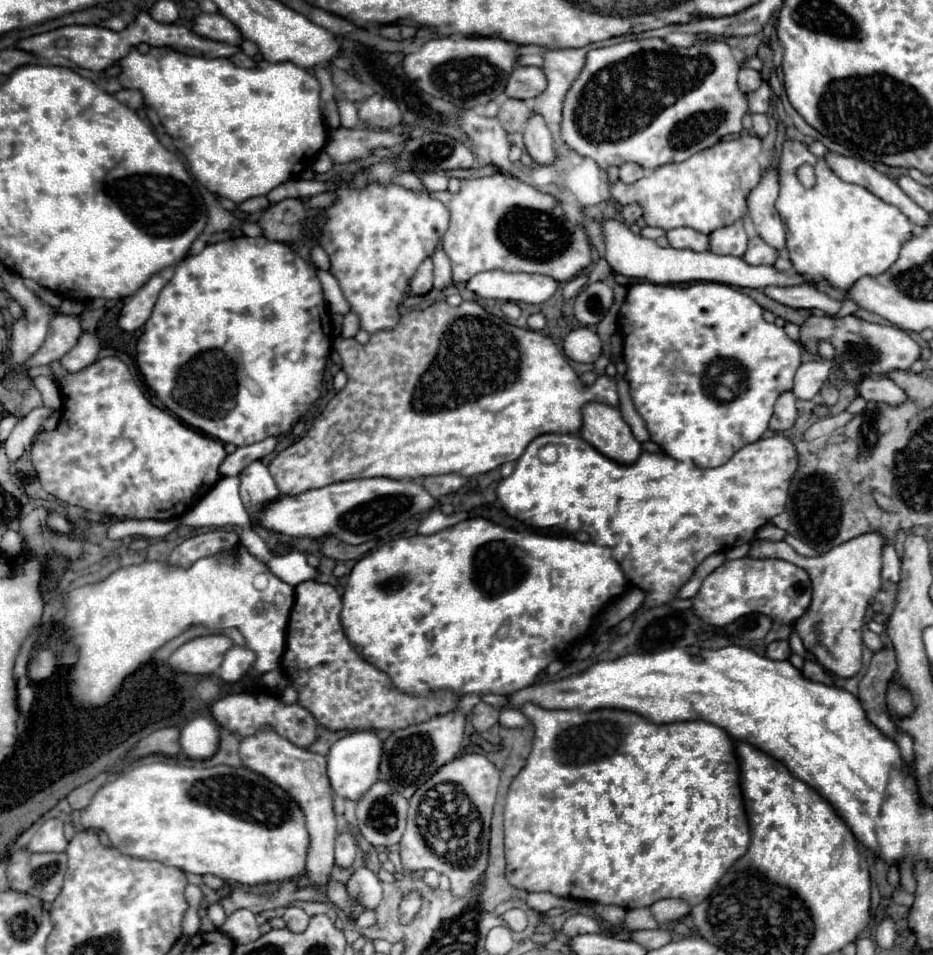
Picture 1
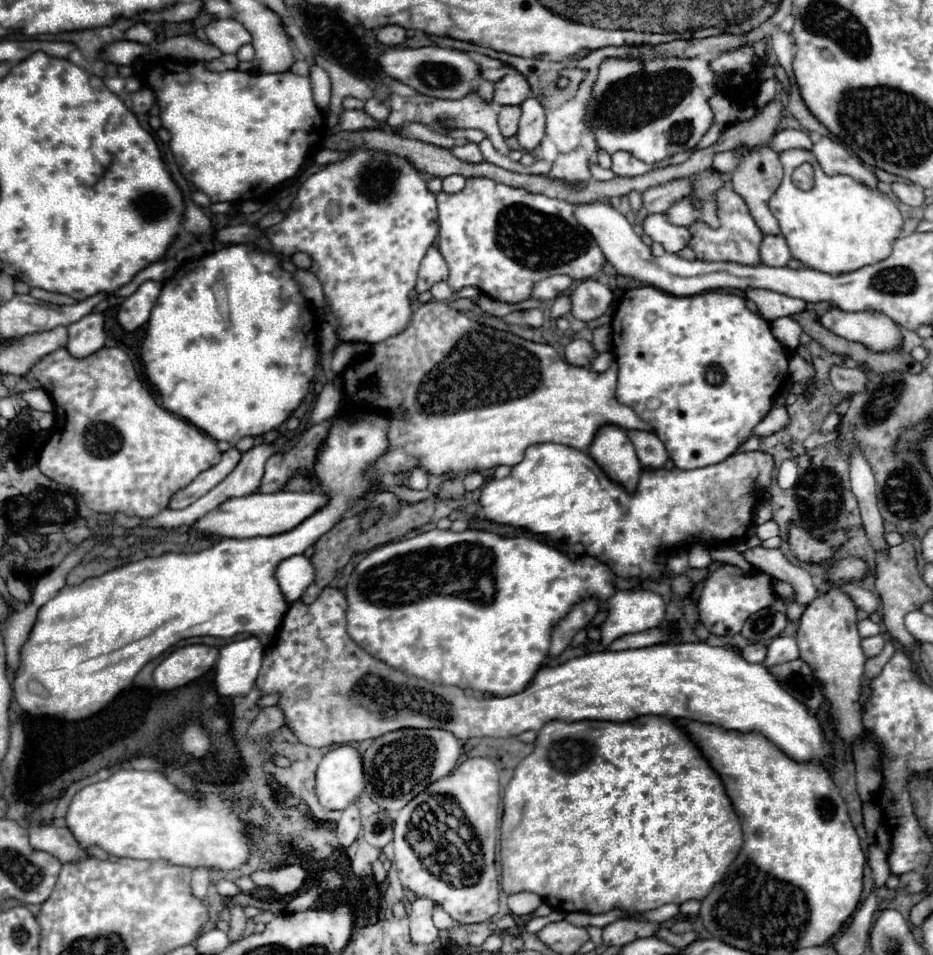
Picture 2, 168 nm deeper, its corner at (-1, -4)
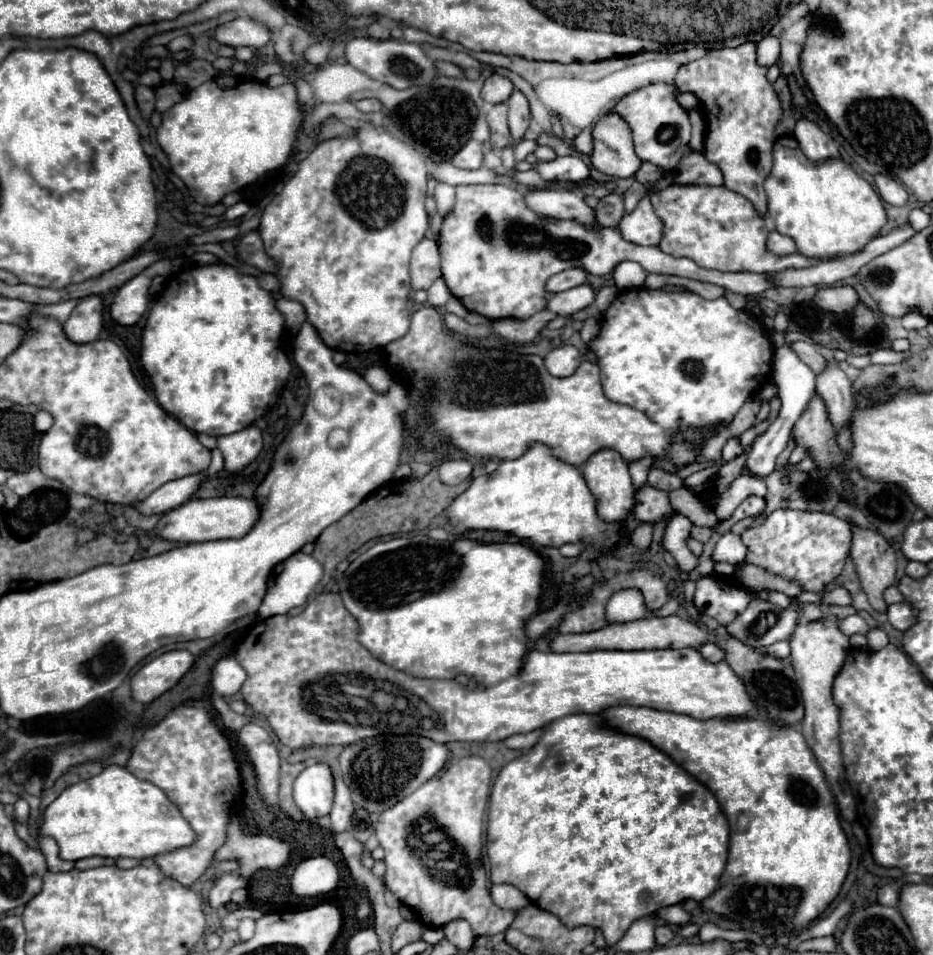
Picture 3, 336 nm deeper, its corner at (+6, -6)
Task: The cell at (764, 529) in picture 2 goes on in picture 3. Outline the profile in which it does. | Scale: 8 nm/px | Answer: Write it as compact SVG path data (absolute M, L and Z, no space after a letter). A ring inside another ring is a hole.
M777 509L767 515L763 525L743 531L741 539L747 547L745 563L763 567L773 575L797 583L805 591L819 593L843 571L845 559L849 555L851 525L829 513Z

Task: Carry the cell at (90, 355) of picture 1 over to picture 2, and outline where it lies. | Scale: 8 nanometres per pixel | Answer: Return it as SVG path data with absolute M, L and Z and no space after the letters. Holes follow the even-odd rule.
M100 313L86 315L84 319L68 325L68 333L68 353L76 359L90 357L104 347L104 317Z

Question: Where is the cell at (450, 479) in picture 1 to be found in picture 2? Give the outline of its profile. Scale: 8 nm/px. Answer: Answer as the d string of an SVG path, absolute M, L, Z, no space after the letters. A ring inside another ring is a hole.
M414 469L408 479L406 479L406 485L410 489L426 489L428 487L428 475L422 471L422 469Z

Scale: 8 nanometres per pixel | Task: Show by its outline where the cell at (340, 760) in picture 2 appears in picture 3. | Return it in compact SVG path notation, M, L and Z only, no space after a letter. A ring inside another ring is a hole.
M325 763L303 769L293 783L293 801L307 819L323 817L333 805L333 771Z

